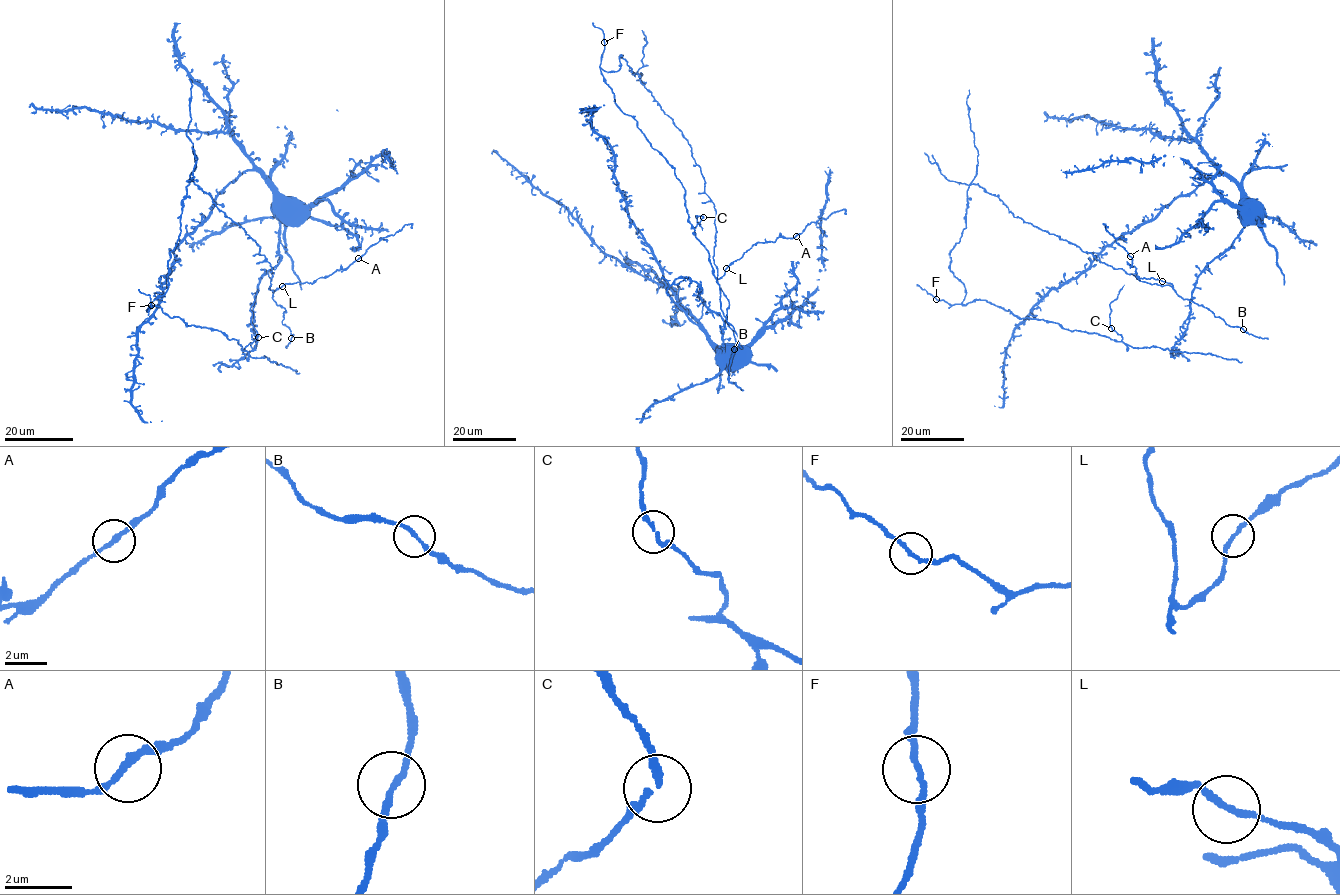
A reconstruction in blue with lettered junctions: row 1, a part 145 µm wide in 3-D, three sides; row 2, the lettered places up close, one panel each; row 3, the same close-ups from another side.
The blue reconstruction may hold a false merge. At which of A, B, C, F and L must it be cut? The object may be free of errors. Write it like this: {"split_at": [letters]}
{"split_at": []}

